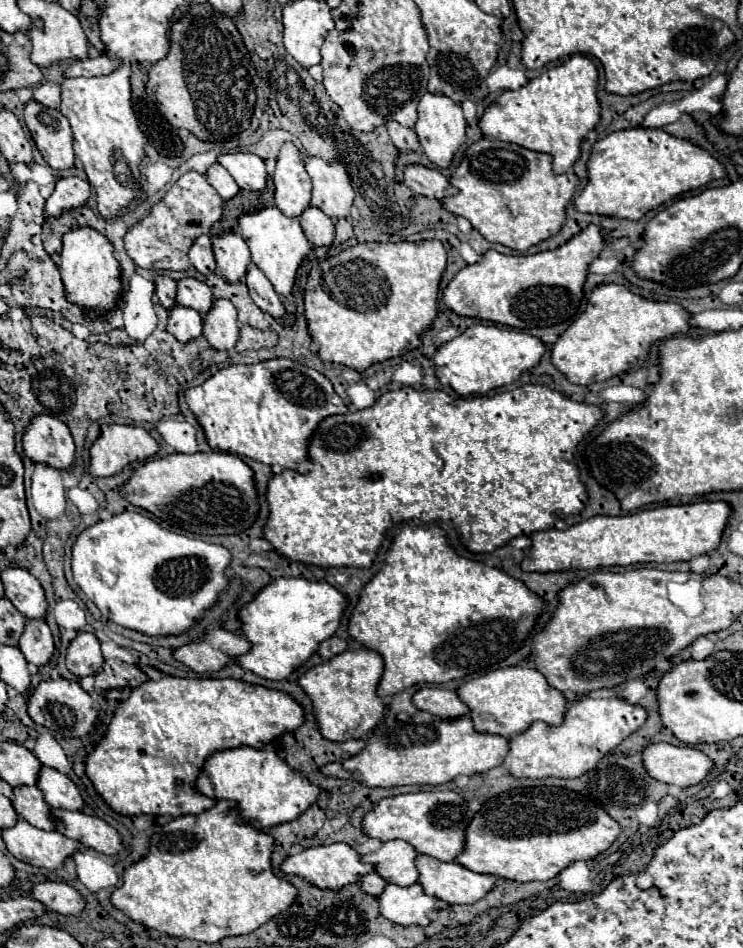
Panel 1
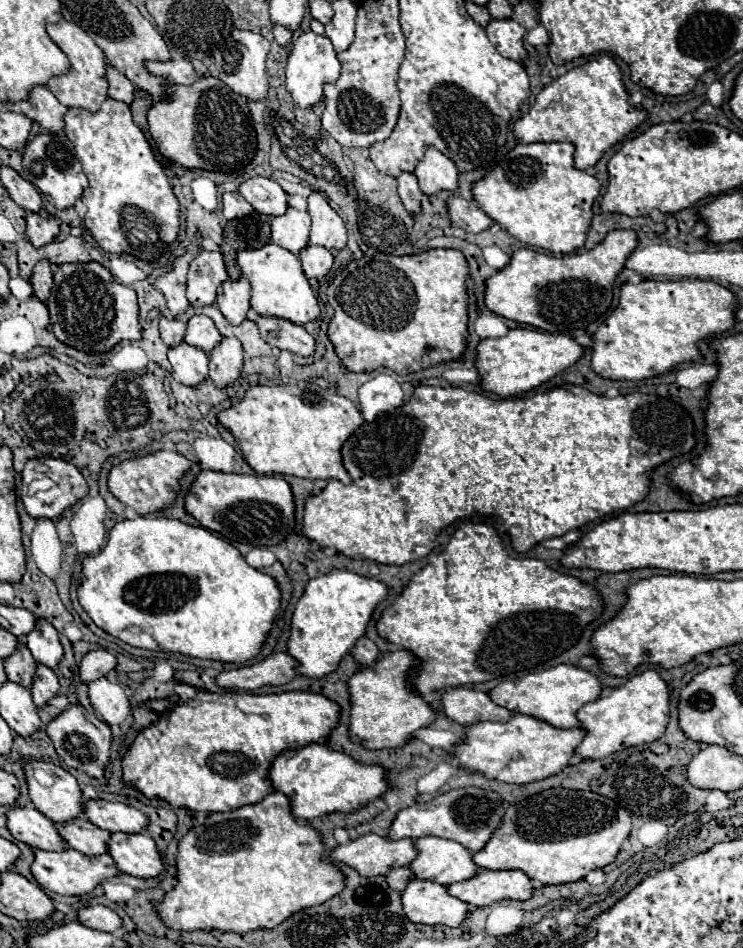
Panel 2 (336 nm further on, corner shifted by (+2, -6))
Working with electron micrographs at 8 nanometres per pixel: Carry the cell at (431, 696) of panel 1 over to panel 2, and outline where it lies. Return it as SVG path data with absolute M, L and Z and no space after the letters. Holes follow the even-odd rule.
M463 687L449 689L443 695L441 705L443 713L461 725L471 725L477 721L507 721L513 715L509 709L495 705L487 693Z

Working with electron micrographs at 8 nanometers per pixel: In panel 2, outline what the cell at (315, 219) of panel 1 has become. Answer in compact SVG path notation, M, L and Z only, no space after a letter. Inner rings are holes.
M307 245L299 251L303 271L309 279L319 279L327 275L327 271L333 267L333 253L325 251L325 247Z

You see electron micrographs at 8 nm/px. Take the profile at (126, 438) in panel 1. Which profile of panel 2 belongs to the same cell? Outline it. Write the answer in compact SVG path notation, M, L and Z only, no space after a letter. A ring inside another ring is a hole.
M155 451L143 457L133 457L133 459L125 459L119 465L113 465L107 477L107 485L109 491L125 505L133 507L139 515L149 515L161 509L167 509L177 495L179 489L179 479L181 475L191 467L191 463L179 455L177 451Z

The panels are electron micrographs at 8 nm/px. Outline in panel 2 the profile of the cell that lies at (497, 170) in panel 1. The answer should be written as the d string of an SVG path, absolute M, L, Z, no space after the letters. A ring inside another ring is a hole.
M517 143L507 159L473 183L473 199L517 241L555 255L583 247L599 181L573 167L573 143Z

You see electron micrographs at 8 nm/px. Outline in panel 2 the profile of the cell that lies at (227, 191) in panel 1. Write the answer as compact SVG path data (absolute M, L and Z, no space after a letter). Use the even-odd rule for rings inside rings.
M223 193L221 201L223 201L223 217L225 219L245 217L245 215L249 215L253 211L253 207L239 193Z

